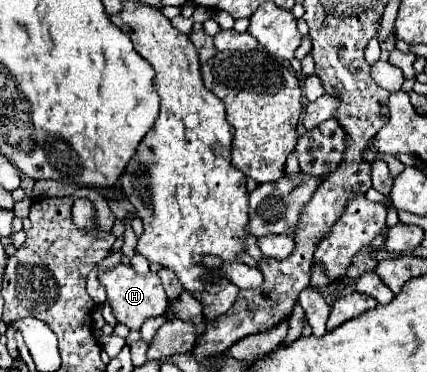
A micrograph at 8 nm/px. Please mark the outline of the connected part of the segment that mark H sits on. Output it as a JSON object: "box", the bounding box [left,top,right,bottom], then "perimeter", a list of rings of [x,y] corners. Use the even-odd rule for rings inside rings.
{"box":[100,265,168,329],"perimeter":[[[116,265],[110,271],[100,273],[100,281],[106,287],[108,293],[108,305],[112,307],[112,313],[116,315],[116,319],[126,325],[128,329],[140,329],[140,325],[148,319],[148,317],[158,317],[164,315],[168,309],[168,297],[164,293],[162,281],[156,273],[146,273],[146,275],[138,275],[132,267],[128,265]]]}

